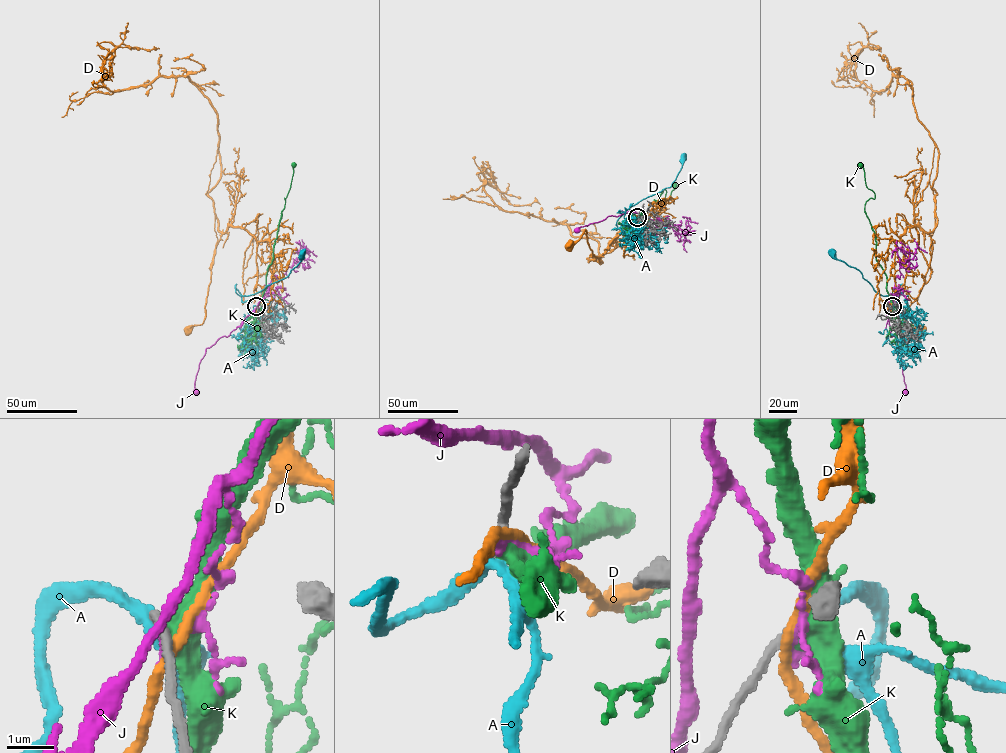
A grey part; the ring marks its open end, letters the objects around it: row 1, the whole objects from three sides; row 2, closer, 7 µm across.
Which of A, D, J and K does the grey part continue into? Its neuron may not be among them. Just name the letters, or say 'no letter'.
A

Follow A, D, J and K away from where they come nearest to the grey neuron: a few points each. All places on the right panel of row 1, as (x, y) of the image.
A: (892, 306), (895, 310), (891, 300), (898, 302), (902, 284), (882, 296), (832, 253)
D: (891, 307), (906, 273), (901, 235), (908, 227), (918, 226), (930, 237), (931, 255), (905, 321), (922, 328)
J: (891, 307), (889, 303), (886, 316), (891, 327), (891, 336), (896, 338), (901, 349), (905, 392)
K: (891, 306), (886, 274), (875, 254), (875, 234), (865, 210), (865, 202), (875, 194), (866, 185), (860, 165)

